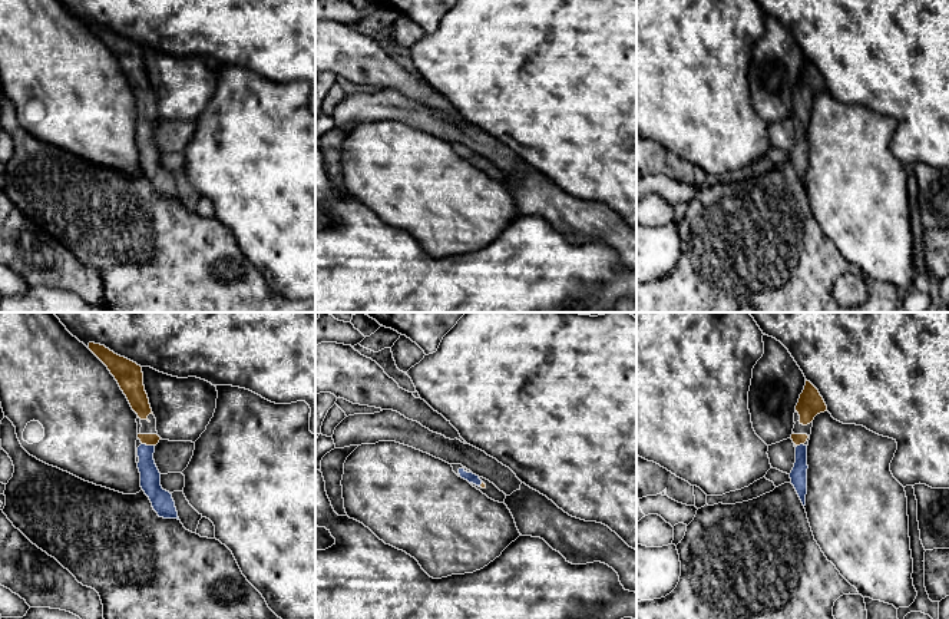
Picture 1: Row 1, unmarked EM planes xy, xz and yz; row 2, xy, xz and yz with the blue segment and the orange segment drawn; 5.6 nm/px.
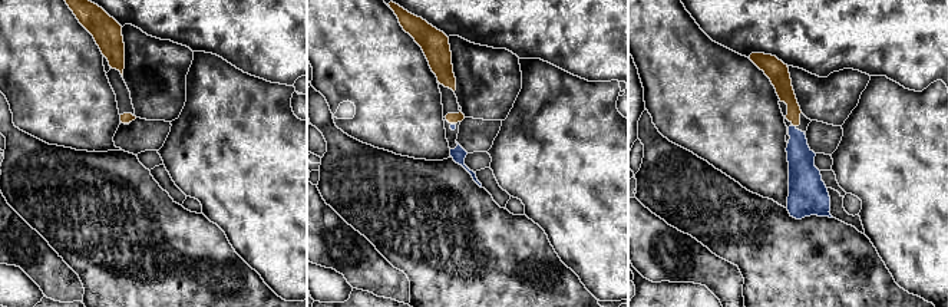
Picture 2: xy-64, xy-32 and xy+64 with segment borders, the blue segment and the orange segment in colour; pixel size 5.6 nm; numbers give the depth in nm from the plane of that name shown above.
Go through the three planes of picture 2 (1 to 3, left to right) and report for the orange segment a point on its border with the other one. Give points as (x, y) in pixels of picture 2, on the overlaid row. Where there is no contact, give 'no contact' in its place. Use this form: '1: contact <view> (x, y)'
1: no contact
2: no contact
3: contact xy+64 (792, 125)

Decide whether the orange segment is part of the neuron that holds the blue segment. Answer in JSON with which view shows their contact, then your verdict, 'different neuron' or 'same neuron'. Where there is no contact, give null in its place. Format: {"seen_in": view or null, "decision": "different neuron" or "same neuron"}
{"seen_in": "xy", "decision": "same neuron"}

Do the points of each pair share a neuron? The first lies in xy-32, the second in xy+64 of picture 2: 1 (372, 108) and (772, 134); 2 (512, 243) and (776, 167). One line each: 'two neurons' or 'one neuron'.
1: one neuron
2: two neurons

